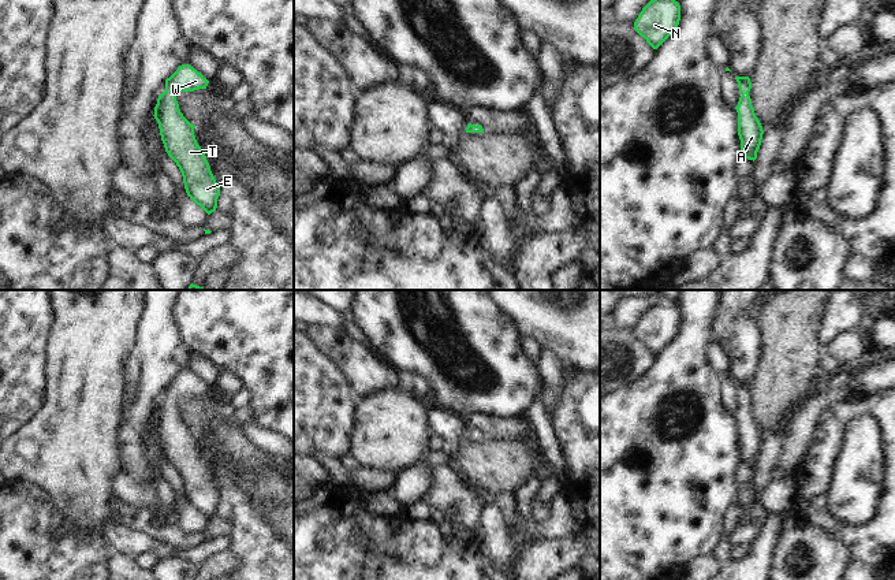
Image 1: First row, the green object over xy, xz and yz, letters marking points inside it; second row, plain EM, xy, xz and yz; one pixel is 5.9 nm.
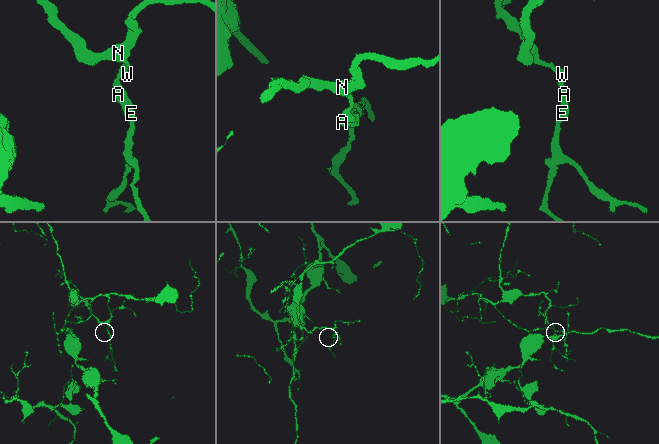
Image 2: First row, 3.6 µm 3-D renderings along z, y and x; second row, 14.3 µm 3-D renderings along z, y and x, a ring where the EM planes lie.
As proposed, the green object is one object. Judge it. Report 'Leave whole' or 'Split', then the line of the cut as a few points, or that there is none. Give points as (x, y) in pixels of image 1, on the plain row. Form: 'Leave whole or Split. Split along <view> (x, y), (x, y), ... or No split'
Leave whole. No split.

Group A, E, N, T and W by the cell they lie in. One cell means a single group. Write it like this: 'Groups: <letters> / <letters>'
Groups: A E N T W.

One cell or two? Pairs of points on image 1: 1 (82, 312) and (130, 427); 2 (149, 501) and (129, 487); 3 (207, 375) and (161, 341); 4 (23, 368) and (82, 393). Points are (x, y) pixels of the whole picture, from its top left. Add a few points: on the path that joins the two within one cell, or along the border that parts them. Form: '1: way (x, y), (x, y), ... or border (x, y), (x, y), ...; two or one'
1: border (126, 397), (115, 441); two
2: way (144, 497), (138, 497), (134, 493); one
3: border (189, 352), (186, 370); two
4: border (45, 345), (44, 402), (37, 409); two

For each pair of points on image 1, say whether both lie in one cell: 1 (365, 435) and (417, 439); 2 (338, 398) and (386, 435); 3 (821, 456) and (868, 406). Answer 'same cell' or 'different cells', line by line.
1: same cell
2: different cells
3: same cell

